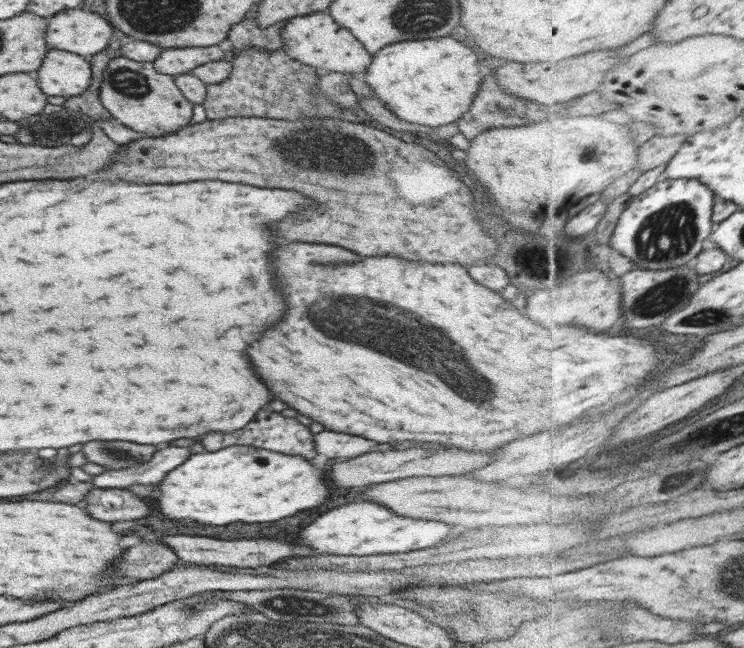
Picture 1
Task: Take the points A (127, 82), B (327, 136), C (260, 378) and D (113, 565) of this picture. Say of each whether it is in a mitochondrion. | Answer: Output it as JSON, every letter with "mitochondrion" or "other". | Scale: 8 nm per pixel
{"A":"mitochondrion","B":"mitochondrion","C":"other","D":"other"}

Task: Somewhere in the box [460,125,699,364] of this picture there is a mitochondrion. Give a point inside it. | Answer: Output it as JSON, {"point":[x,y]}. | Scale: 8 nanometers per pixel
{"point":[658,301]}

